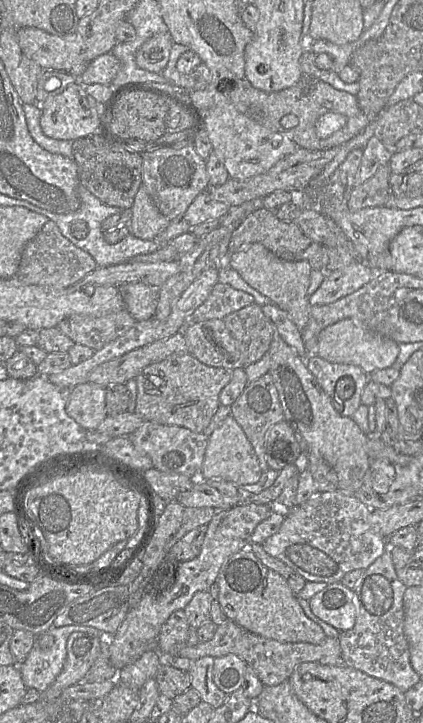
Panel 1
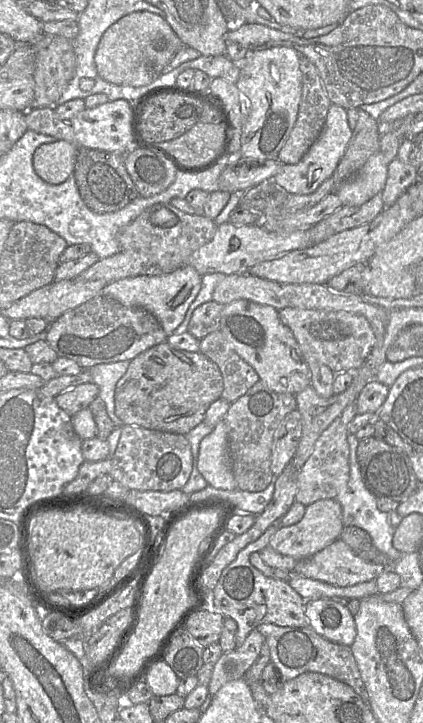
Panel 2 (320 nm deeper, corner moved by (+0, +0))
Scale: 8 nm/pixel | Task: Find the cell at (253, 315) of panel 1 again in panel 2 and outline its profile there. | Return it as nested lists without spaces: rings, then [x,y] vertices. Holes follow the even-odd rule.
[[[220,329],[200,340],[199,352],[218,366],[223,377],[221,397],[229,403],[235,402],[260,381],[254,368],[233,350]]]

